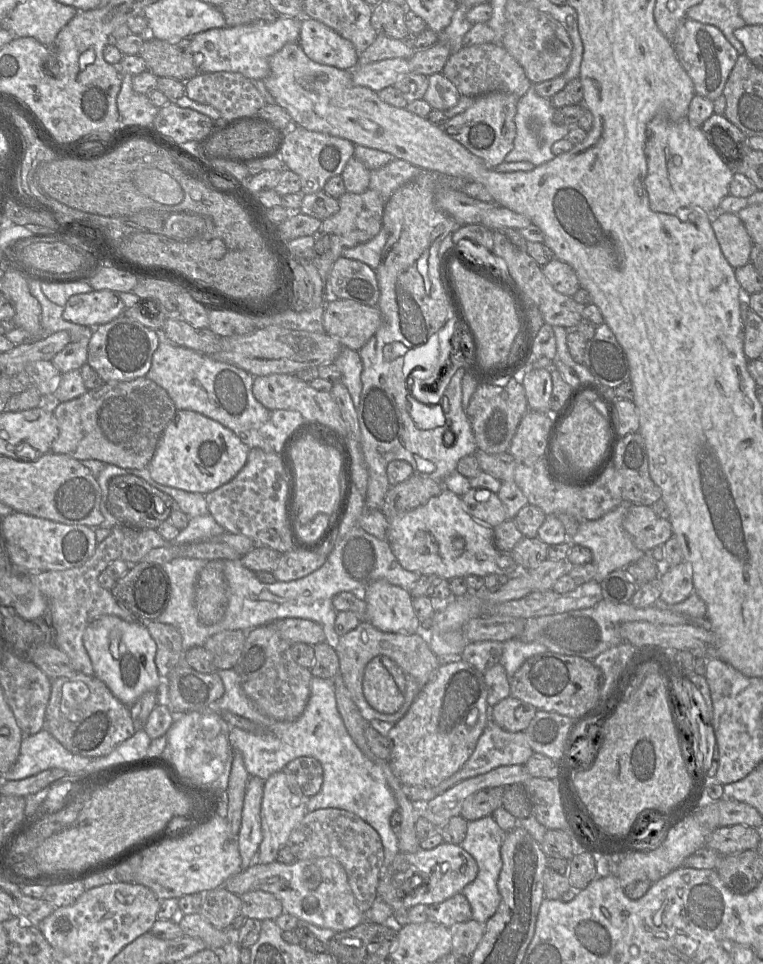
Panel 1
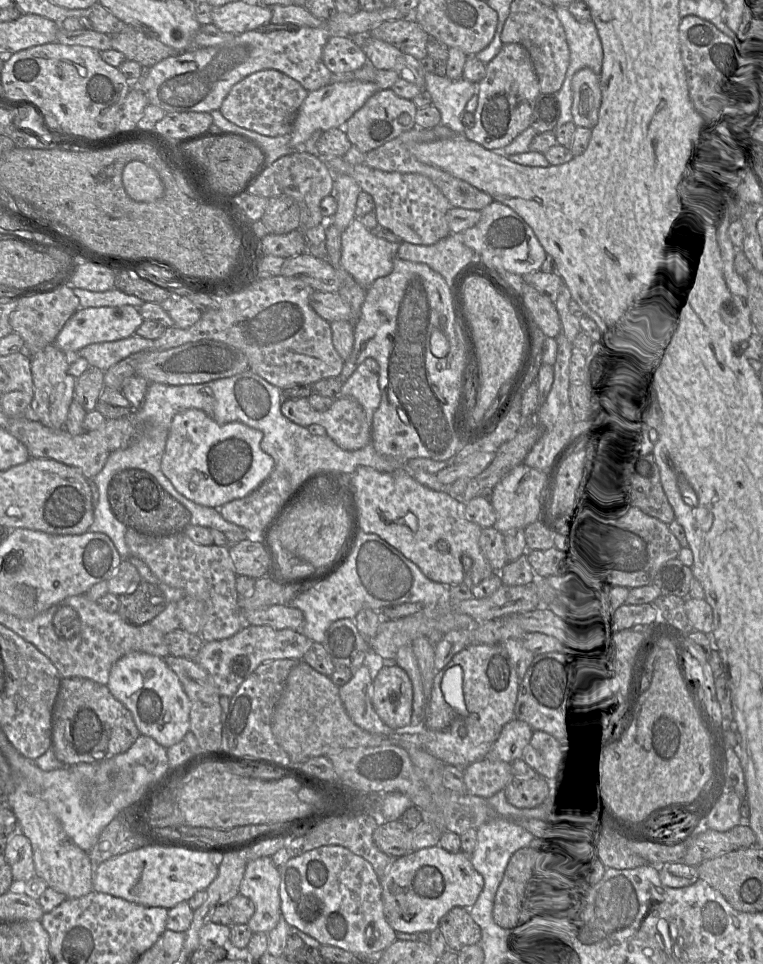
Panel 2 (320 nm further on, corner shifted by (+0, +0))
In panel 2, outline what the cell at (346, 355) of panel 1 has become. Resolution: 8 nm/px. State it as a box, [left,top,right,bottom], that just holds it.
[339,363,381,423]

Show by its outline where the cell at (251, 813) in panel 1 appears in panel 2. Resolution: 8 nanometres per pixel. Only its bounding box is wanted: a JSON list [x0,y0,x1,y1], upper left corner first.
[239,857,282,933]

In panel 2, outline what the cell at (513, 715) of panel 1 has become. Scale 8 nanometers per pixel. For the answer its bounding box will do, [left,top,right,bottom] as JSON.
[485,718,534,764]

